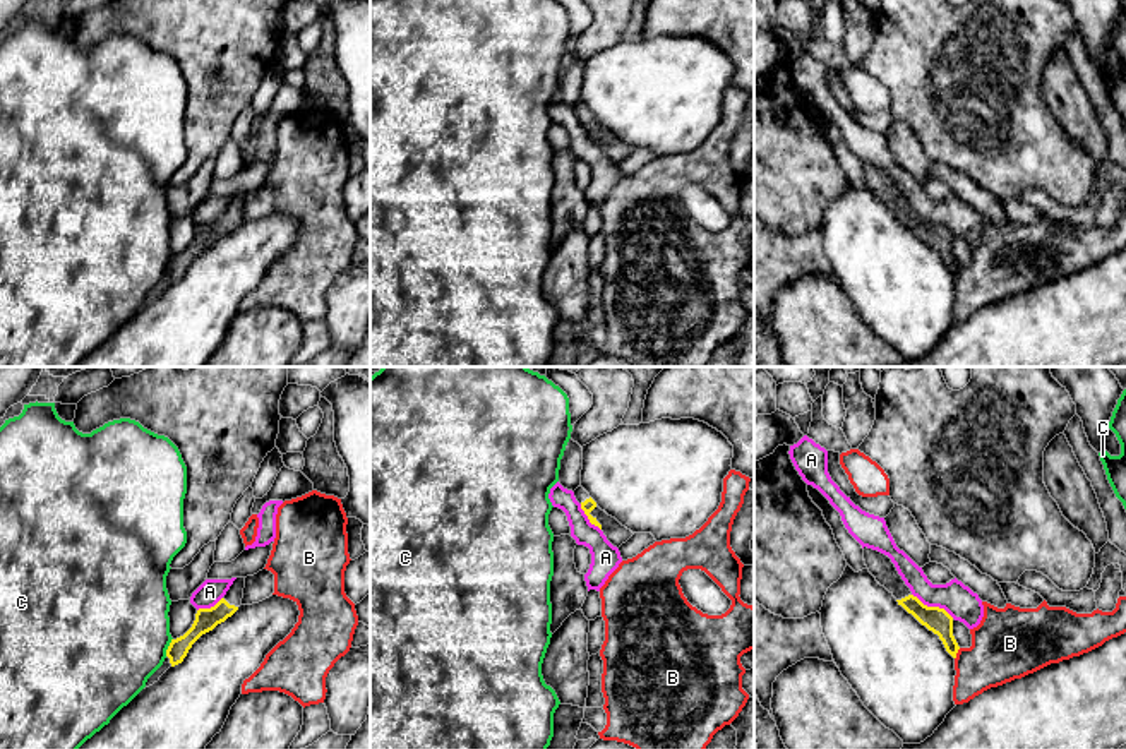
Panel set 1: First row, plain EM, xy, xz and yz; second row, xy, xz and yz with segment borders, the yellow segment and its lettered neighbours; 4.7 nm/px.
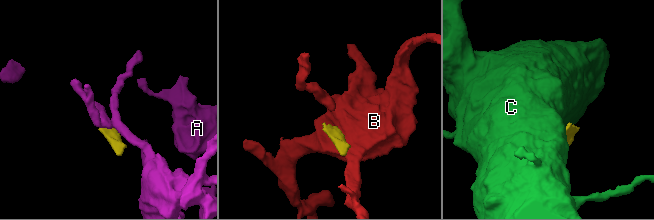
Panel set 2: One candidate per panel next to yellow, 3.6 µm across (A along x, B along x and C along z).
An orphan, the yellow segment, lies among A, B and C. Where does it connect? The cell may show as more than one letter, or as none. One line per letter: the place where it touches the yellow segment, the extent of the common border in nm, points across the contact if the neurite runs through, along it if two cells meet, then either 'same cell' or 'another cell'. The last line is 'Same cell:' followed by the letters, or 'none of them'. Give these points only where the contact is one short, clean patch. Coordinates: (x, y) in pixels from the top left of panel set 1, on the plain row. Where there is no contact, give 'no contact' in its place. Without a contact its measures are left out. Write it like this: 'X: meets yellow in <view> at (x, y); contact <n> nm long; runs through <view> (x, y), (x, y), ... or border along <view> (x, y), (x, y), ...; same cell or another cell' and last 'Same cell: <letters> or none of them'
A: meets yellow in yz at (933, 223); contact 240 nm long; border along yz (912, 209), (928, 221), (943, 223), (953, 233); another cell
B: meets yellow in yz at (957, 268); contact 60 nm long; border along yz (960, 264), (955, 275); another cell
C: meets yellow in xy at (168, 263); contact 90 nm long; border along xy (172, 254), (165, 271); another cell
Same cell: none of them

